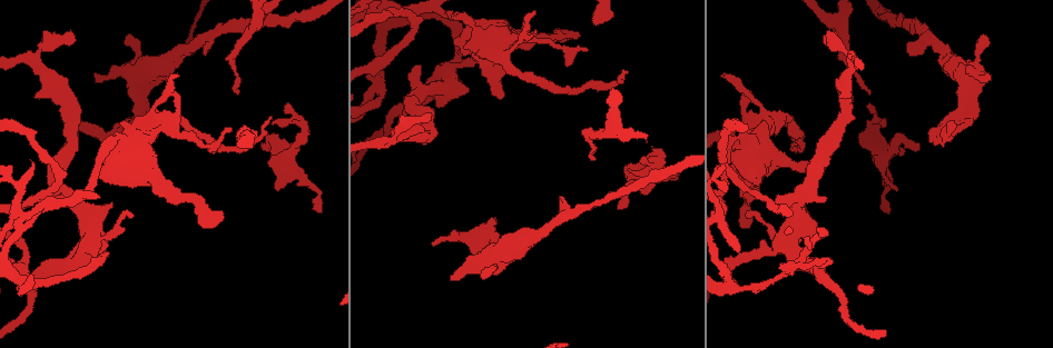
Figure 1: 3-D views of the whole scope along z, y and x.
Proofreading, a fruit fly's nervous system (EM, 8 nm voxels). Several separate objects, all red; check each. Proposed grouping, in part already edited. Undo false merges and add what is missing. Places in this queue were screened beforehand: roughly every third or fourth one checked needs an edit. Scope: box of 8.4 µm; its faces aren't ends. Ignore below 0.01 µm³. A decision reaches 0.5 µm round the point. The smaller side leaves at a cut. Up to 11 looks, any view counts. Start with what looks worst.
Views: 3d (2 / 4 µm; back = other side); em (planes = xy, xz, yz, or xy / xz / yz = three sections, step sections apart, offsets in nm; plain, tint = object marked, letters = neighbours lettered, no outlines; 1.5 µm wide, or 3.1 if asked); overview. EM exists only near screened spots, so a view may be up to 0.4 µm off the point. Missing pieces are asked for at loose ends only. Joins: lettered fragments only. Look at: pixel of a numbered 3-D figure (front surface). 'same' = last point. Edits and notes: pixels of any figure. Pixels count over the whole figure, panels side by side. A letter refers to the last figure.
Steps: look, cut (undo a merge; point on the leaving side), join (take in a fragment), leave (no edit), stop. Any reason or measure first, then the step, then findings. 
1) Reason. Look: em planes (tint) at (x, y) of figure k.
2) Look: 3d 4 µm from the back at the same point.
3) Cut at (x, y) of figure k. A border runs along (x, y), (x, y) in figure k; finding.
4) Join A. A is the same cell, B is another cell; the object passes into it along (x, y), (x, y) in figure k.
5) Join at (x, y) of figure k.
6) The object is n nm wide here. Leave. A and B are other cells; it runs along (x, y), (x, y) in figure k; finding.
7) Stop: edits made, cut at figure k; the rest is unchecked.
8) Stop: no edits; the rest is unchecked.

An open end. Look: 3d 4 µm at (955, 127) of figure 1.

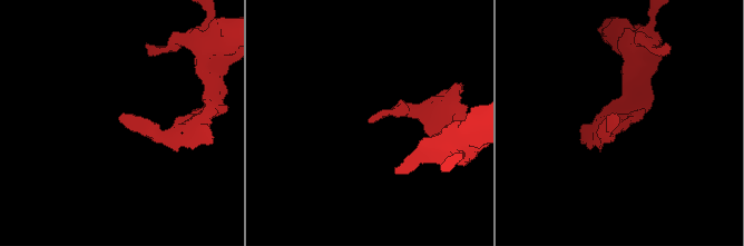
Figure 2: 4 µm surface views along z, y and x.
Now the EM. Look: em planes (letters) at (369, 122) of figure 2.

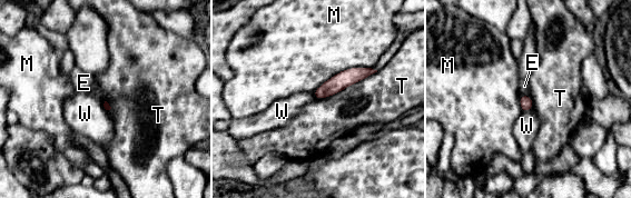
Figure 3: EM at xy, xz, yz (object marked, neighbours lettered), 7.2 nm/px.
Leave. E, M, T and W are other cells; a border runs along (377, 71), (333, 95), (315, 99) in figure 3; no lettered fragment goes on from it.

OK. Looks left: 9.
An open end. Look: 3d 4 µm at (417, 65) of figure 1.

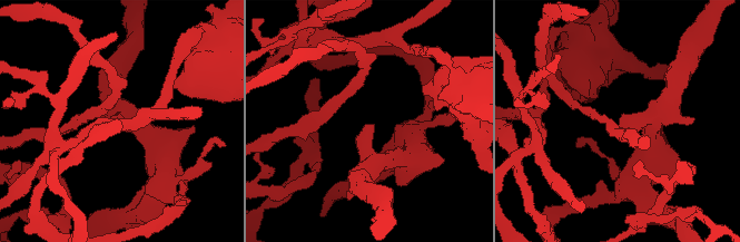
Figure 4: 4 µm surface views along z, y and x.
Look: em planes (letters) at (369, 126) of figure 4.

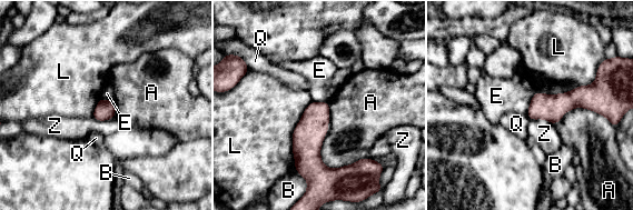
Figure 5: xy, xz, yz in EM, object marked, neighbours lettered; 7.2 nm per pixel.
Leave. A, B, E, L, Q and Z are other cells; a border runs along (534, 91), (525, 113) in figure 5; no lettered fragment goes on from it.

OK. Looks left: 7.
Thin end. Look: em planes (letters) at (888, 211) of figure 1.

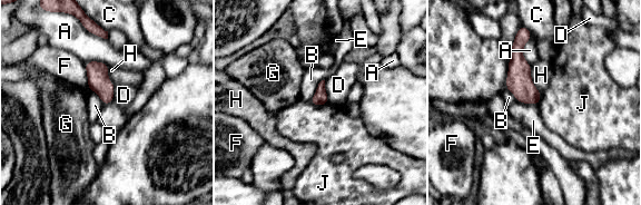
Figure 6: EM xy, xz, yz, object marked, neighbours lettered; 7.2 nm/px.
Leave. A, B, C, D, E, F, G, H and J are other cells; a border runs along (308, 101), (315, 105), (327, 103) in figure 6; no lettered fragment goes on from it.

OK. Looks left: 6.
A fork. Look: 3d 4 µm from the back at (18, 262) of figure 1.

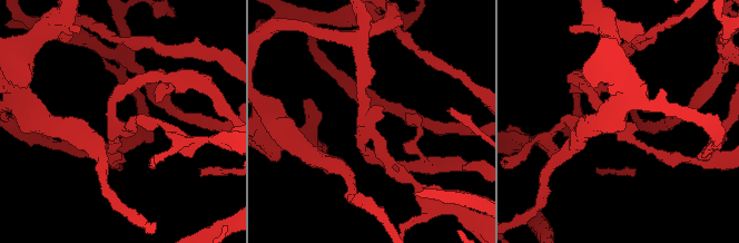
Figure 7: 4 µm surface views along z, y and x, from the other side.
3 arms meet here; need the tissue. Look: em xz step 4 (tint) at (119, 123) of figure 7.

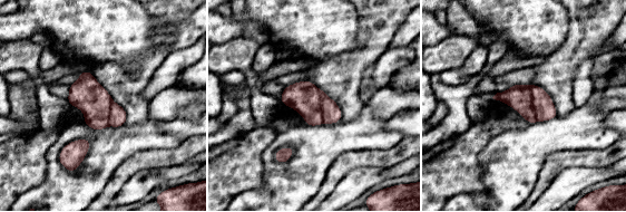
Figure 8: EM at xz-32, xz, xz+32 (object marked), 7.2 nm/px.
Look: em planes (letters) at the same point.

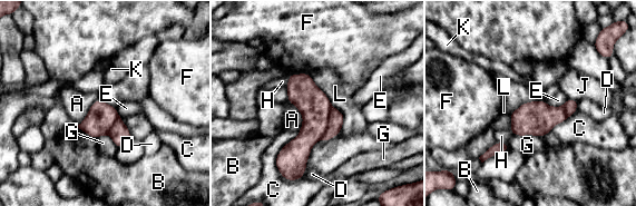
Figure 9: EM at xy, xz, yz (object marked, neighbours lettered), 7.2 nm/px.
Cut at (313, 104) of figure 9. A, B, C, D, E, F, G, H, J, K and L are other cells; the part that leaves runs along (306, 76), (310, 134), (289, 177) in figure 9; a second neuron is stuck on.

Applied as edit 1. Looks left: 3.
Stop: edits made, cut at figure 9; the rest is unchecked.

